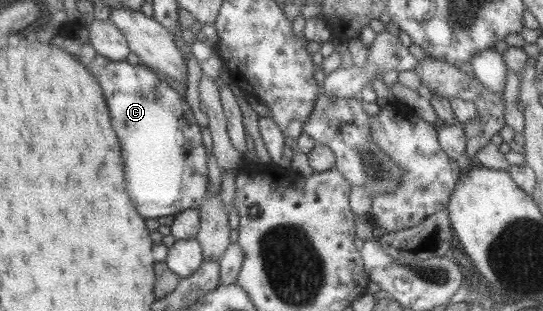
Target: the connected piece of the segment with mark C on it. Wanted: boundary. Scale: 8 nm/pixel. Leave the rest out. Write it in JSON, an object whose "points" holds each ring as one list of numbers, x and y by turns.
{"points":[[81,22,66,24,51,37,51,46,70,54,89,71,101,88,111,125,117,133,119,145,123,149,123,169,125,169,125,189,141,217,157,219,165,215,177,215,186,209,198,209,202,204,208,186,208,156,201,143,201,131,193,112,184,98,169,83,161,81,150,69,141,63,135,67,126,61,112,61,98,55,88,40,86,26]]}

